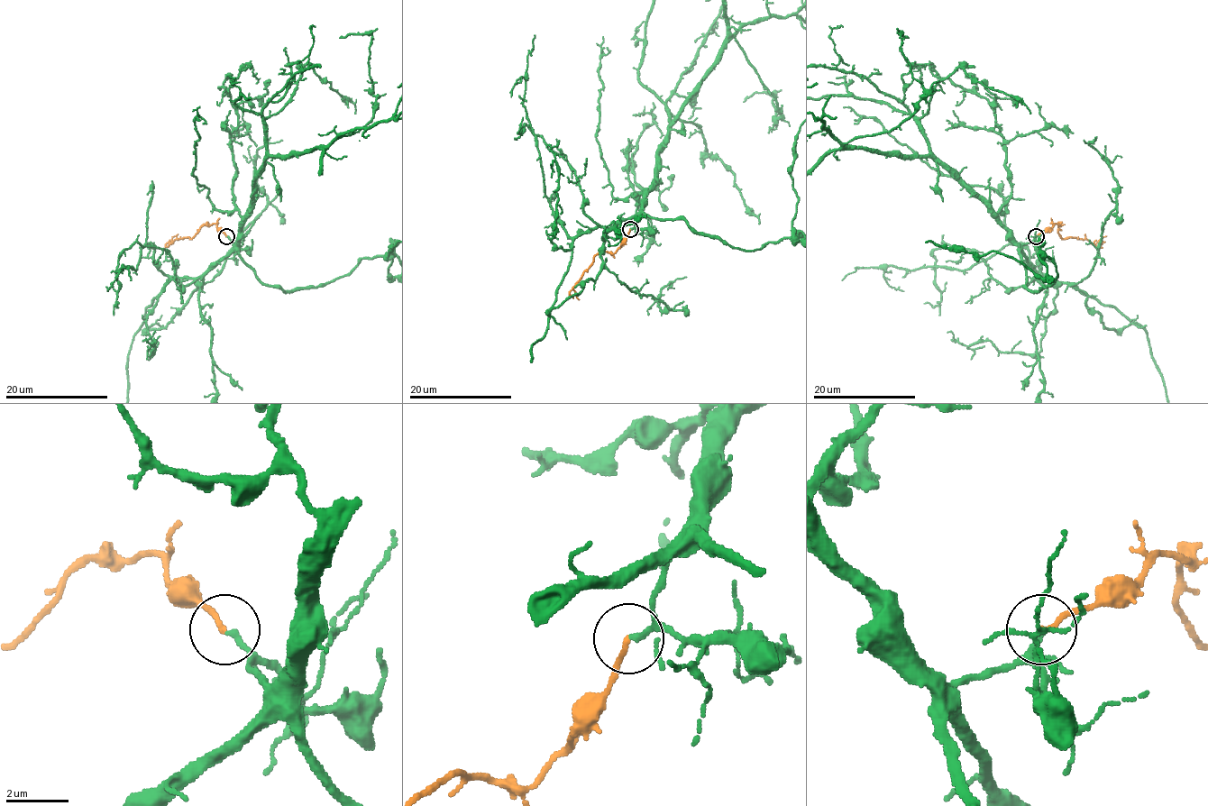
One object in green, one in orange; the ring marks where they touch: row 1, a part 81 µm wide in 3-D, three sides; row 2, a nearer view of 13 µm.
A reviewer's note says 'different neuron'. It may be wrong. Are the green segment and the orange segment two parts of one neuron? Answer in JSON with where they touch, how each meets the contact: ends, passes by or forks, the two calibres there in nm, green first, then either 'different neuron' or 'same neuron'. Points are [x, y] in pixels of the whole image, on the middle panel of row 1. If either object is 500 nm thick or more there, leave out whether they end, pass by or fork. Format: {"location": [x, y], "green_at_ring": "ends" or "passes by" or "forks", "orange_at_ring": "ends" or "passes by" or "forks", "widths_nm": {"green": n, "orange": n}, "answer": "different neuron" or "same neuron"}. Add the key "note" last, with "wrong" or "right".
{"location": [630, 229], "green_at_ring": "ends", "orange_at_ring": "ends", "widths_nm": {"green": 190, "orange": 160}, "answer": "same neuron", "note": "wrong"}

